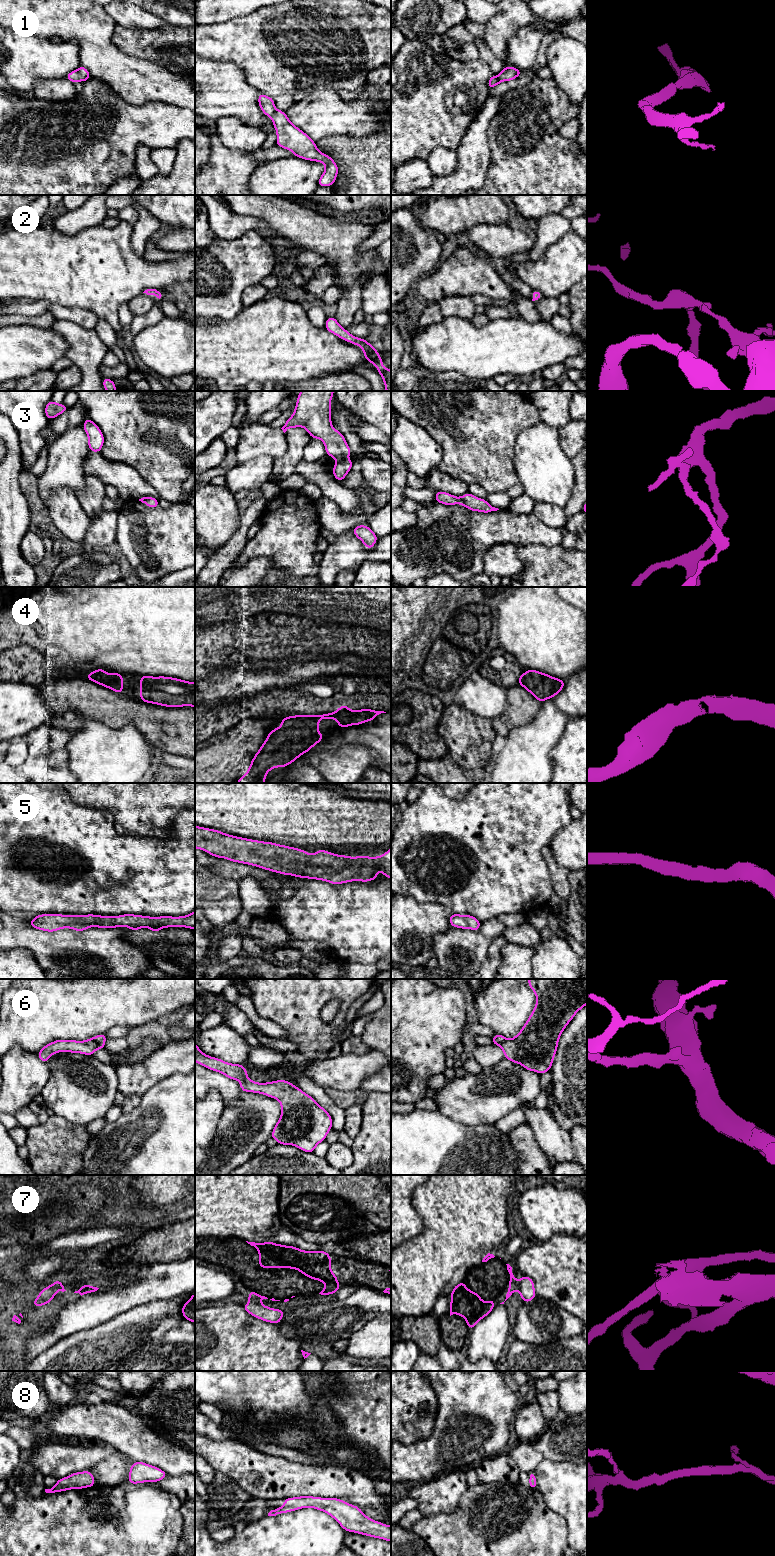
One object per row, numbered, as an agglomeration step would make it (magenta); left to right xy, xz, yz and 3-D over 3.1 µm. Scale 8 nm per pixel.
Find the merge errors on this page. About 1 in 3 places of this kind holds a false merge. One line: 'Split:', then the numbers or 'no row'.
Split: 7

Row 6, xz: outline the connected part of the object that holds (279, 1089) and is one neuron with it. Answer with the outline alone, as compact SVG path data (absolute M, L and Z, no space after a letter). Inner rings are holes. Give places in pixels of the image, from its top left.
M195 1043L195 1061L232 1080L240 1082L243 1092L266 1095L280 1102L281 1116L271 1138L278 1144L294 1145L302 1151L313 1153L315 1147L326 1140L332 1129L331 1115L313 1097L286 1080L257 1083L247 1078L247 1069L241 1064L227 1063L204 1054Z

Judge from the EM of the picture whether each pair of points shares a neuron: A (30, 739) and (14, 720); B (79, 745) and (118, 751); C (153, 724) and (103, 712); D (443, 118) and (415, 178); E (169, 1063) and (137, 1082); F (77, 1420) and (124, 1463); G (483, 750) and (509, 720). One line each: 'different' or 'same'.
A: different
B: same
C: same
D: different
E: same
F: different
G: different

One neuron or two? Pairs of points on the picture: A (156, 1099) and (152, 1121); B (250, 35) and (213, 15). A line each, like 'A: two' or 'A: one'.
A: one
B: two

